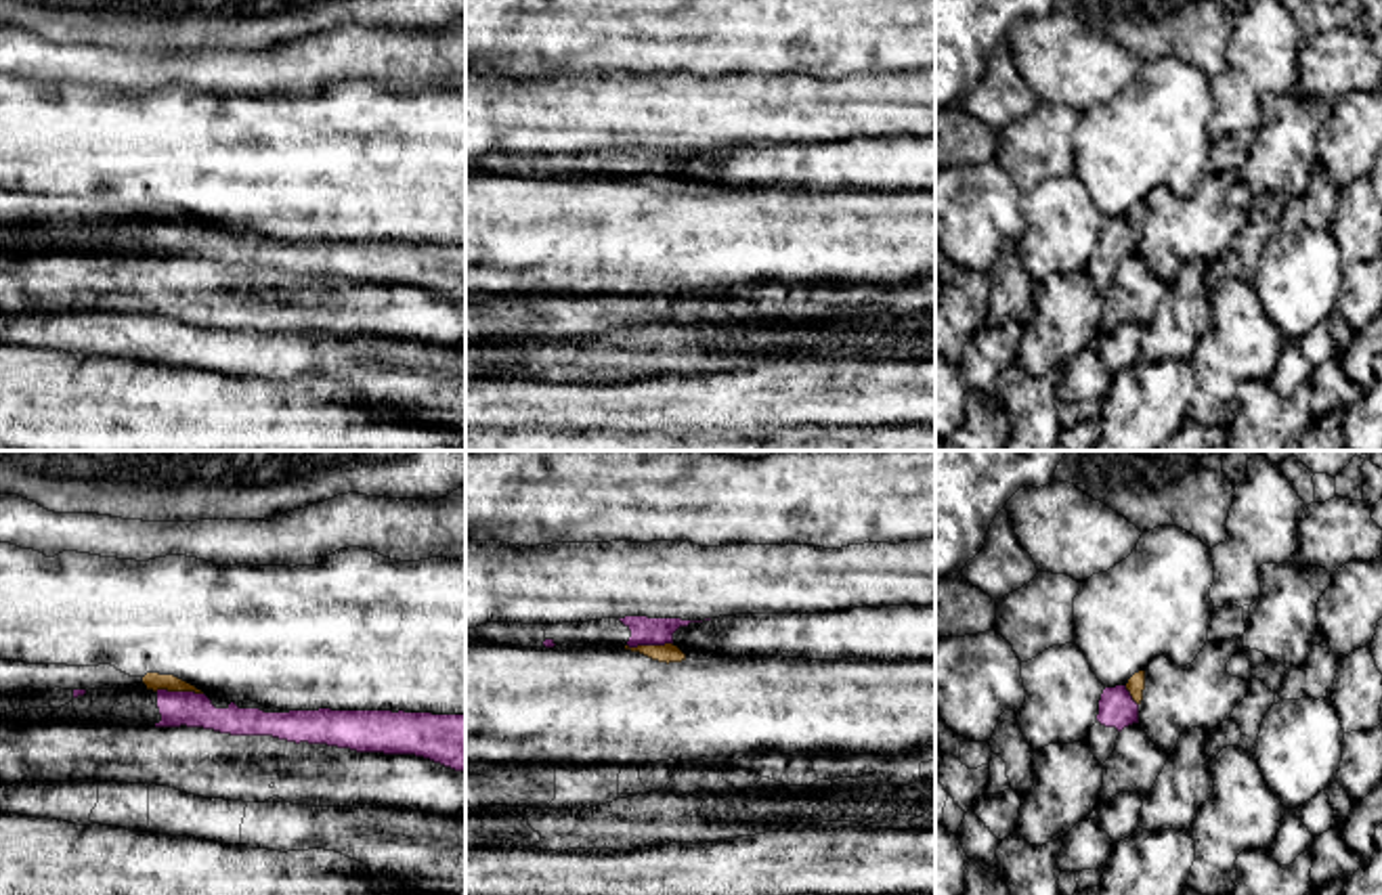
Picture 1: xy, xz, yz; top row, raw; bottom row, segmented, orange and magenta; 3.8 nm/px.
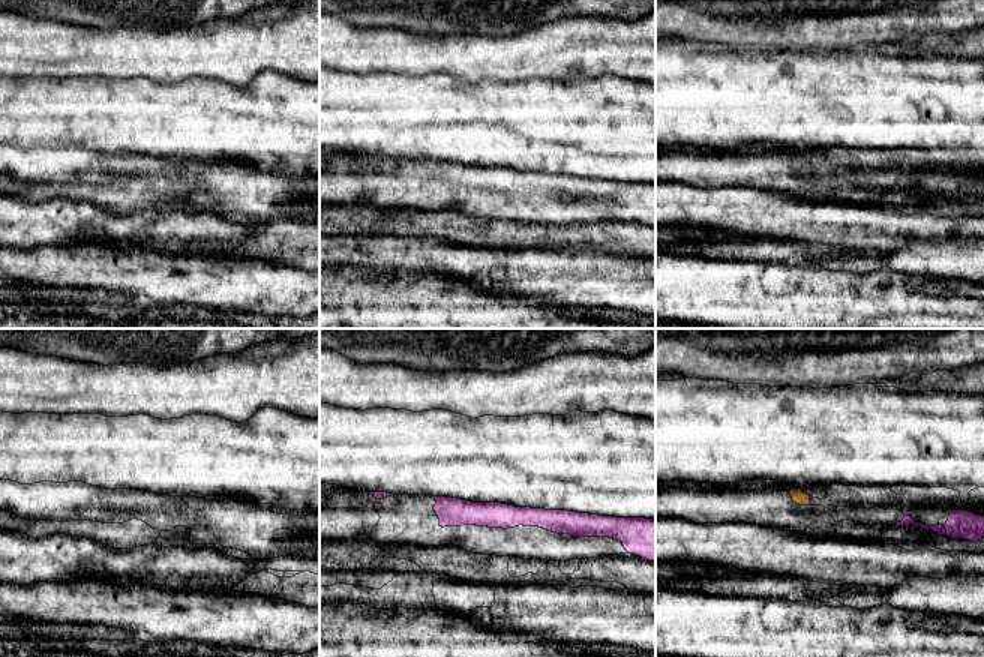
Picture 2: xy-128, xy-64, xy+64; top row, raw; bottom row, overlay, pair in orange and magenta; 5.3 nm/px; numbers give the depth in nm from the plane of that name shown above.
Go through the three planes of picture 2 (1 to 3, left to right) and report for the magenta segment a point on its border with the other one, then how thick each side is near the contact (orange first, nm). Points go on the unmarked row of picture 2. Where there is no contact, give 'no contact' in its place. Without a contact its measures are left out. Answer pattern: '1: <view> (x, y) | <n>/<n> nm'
1: no contact
2: no contact
3: no contact

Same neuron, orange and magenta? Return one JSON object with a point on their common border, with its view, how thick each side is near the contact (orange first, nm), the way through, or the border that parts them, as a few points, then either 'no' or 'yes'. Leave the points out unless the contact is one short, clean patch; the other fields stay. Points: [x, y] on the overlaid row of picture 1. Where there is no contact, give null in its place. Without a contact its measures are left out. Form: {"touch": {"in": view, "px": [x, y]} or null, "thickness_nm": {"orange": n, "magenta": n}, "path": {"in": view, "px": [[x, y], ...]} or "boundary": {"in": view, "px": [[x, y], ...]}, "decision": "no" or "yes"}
{"touch": {"in": "xy", "px": [179, 690]}, "thickness_nm": {"orange": 70, "magenta": 130}, "decision": "yes"}

